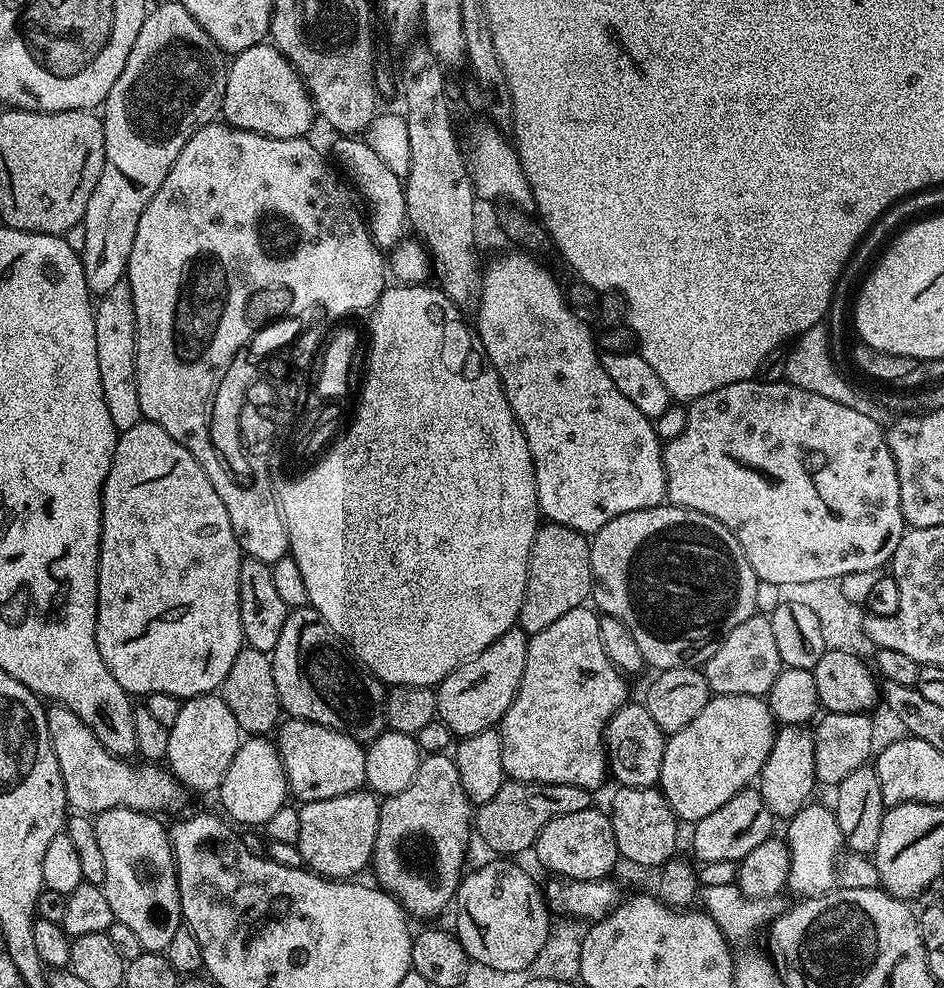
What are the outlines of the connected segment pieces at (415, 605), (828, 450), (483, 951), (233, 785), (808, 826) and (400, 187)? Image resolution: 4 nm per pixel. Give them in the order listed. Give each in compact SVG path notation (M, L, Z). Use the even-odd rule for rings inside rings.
M385 287L376 307L371 309L372 344L367 349L372 356L372 380L364 392L364 408L360 420L352 428L352 436L300 484L284 488L278 497L280 515L284 518L288 535L288 550L306 584L308 604L334 634L348 645L353 656L388 686L436 686L445 680L459 664L471 660L502 634L517 627L522 598L528 595L528 563L532 557L532 543L538 527L536 506L536 475L532 455L524 431L504 396L504 384L496 368L488 361L480 337L460 317L461 309L445 296L439 287Z
M759 378L730 382L730 386L722 386L722 390L714 390L691 401L686 409L688 421L682 434L667 441L662 448L668 479L667 503L701 512L722 522L722 526L726 526L726 530L738 538L738 546L742 546L742 554L746 554L746 562L750 562L757 581L765 580L778 585L782 582L811 582L822 578L849 578L855 572L875 573L880 570L875 568L883 564L885 567L891 561L894 550L898 550L898 542L904 536L906 525L900 505L898 470L890 454L888 437L881 421L866 418L866 414L858 414L858 410L842 406L842 402L830 402L830 398L822 398L822 394L810 394L810 390L802 390L784 380L768 382Z
M492 858L489 864L476 868L472 873L460 881L460 887L454 897L454 909L456 908L456 925L454 931L456 937L462 942L469 961L476 961L483 965L492 966L494 970L522 971L531 969L532 963L542 950L542 946L548 940L550 921L548 914L550 907L545 899L545 893L541 885L532 881L532 876L524 868L512 864L508 858Z
M249 735L241 743L238 754L234 754L234 762L230 762L230 770L226 770L226 778L222 778L219 796L223 815L229 821L248 824L244 826L262 826L277 810L285 808L290 800L287 775L279 750L271 739Z
M810 802L798 814L792 816L787 824L789 826L786 843L790 856L787 889L804 898L831 892L839 883L838 852L841 852L843 845L833 809Z
M346 134L334 139L336 140L332 144L332 154L335 158L333 161L338 168L340 166L339 171L347 178L357 195L360 194L366 202L366 223L372 240L384 250L395 247L403 239L407 225L403 179L394 174L394 170L387 168L386 162L370 149L365 139Z

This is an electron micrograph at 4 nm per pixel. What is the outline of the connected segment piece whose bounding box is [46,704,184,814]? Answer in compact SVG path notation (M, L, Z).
M54 704L46 710L46 714L47 729L59 769L62 770L68 804L77 813L99 814L110 809L126 808L135 812L160 814L160 811L174 807L181 800L183 787L163 767L144 764L138 768L110 754L94 737L93 731L69 708Z

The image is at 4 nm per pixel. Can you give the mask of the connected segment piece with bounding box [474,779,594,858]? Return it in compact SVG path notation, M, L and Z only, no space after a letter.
M505 779L504 784L490 798L490 802L479 805L474 812L474 832L477 837L484 839L484 844L488 848L493 848L493 853L503 854L505 857L515 857L515 852L524 852L535 845L538 834L554 818L562 814L578 814L578 810L586 810L593 807L593 793L582 786L566 786L565 784L527 784L521 780Z

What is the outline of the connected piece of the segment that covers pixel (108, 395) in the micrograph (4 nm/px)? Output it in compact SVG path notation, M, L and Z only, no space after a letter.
M122 279L94 304L94 343L98 346L98 378L102 382L102 398L106 398L106 410L110 410L110 422L114 422L117 433L130 430L142 419L142 406L138 402L136 381L136 319L134 298L130 294L127 279Z

